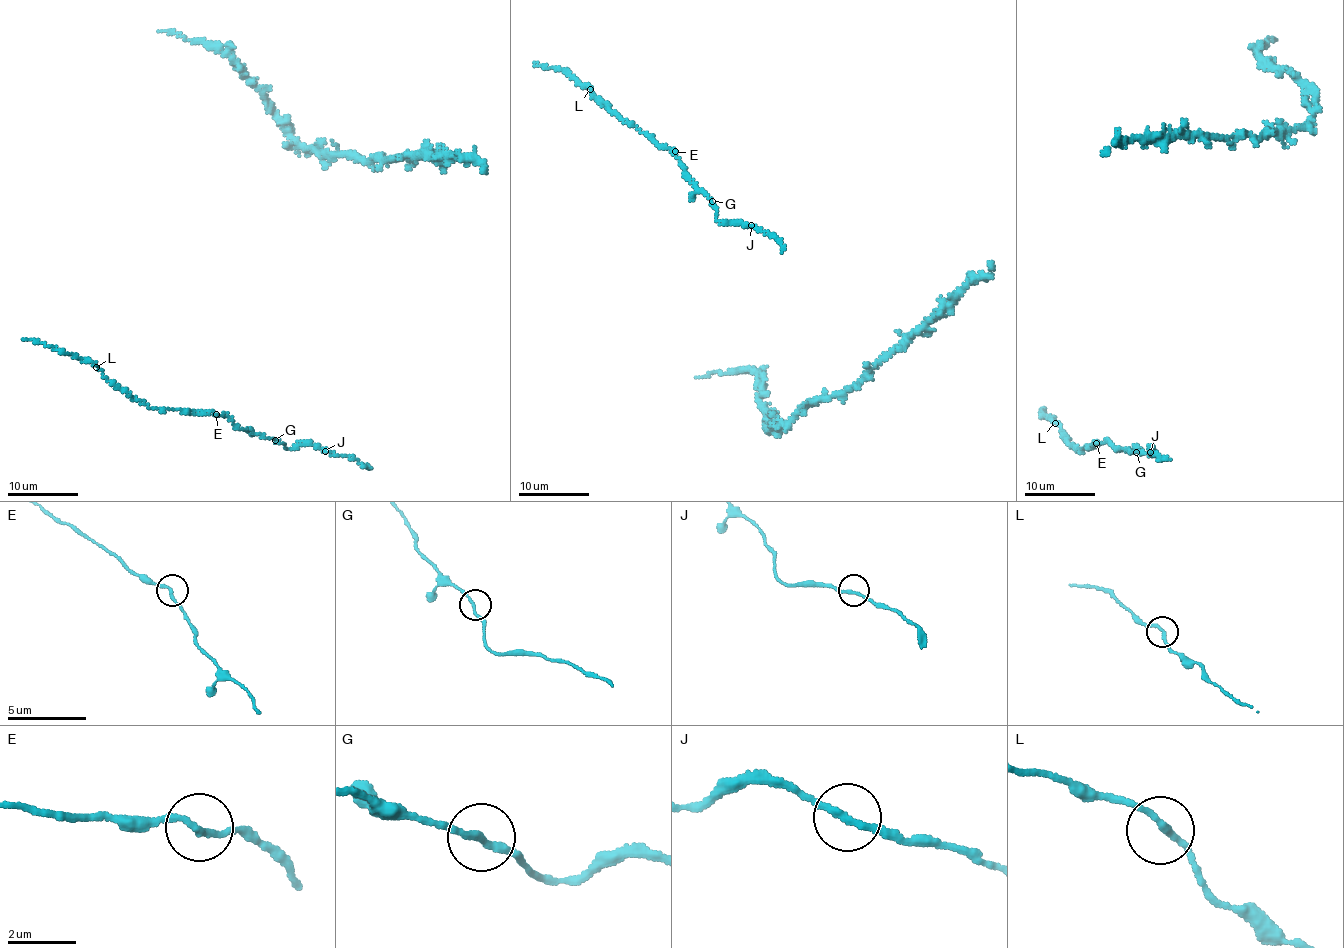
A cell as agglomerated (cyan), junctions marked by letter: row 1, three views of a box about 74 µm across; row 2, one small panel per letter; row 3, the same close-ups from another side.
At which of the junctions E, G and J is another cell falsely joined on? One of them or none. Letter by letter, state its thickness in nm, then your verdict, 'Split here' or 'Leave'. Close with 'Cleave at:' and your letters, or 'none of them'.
E: Thickness 180 nm. Leave
G: Thickness 200 nm. Leave
J: Thickness 200 nm. Leave
Cleave at: none of them

